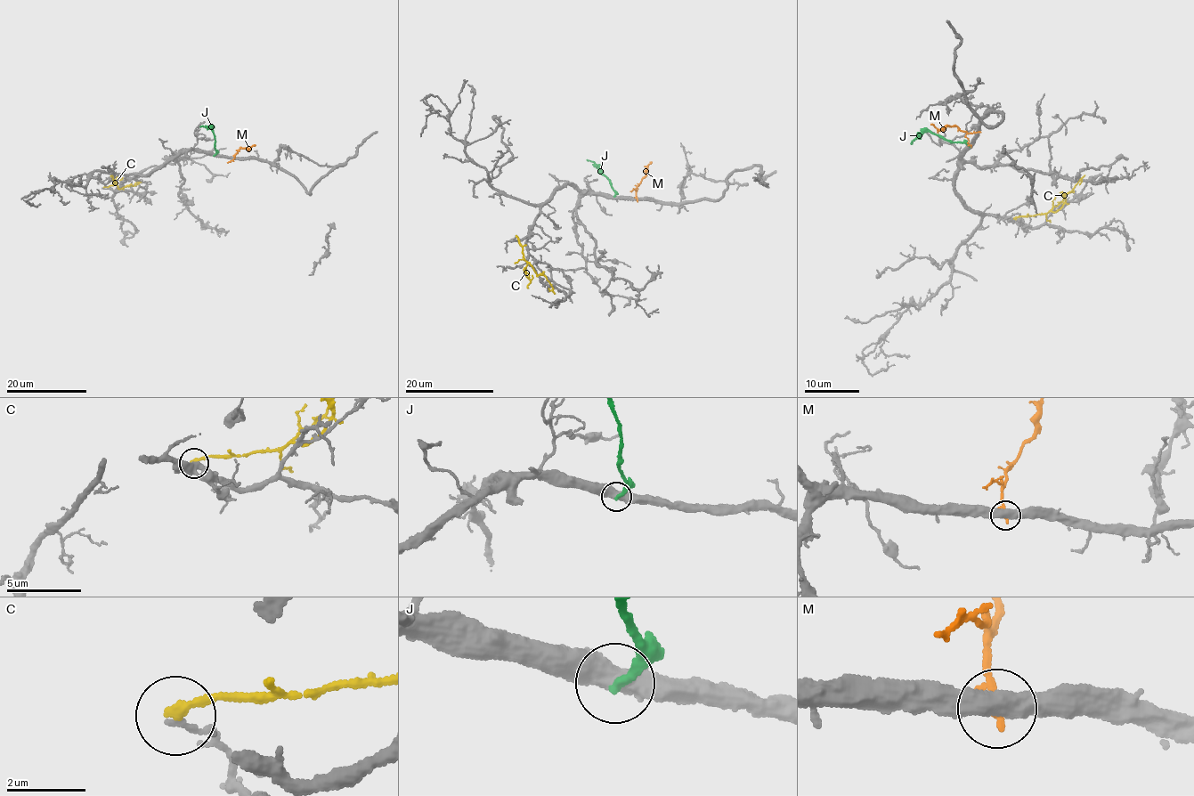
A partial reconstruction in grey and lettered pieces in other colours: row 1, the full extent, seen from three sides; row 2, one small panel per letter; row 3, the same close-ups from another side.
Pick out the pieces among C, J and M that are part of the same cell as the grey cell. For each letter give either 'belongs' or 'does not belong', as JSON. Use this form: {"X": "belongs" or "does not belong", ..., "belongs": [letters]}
{"C": "does not belong", "J": "does not belong", "M": "does not belong", "belongs": []}

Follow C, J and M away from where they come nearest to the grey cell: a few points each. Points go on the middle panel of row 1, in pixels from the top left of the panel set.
C: (516, 236), (523, 256), (536, 273), (545, 276), (552, 289), (548, 288)
J: (613, 197), (611, 181), (587, 159)
M: (637, 198), (637, 190), (645, 175), (647, 165), (651, 161)

